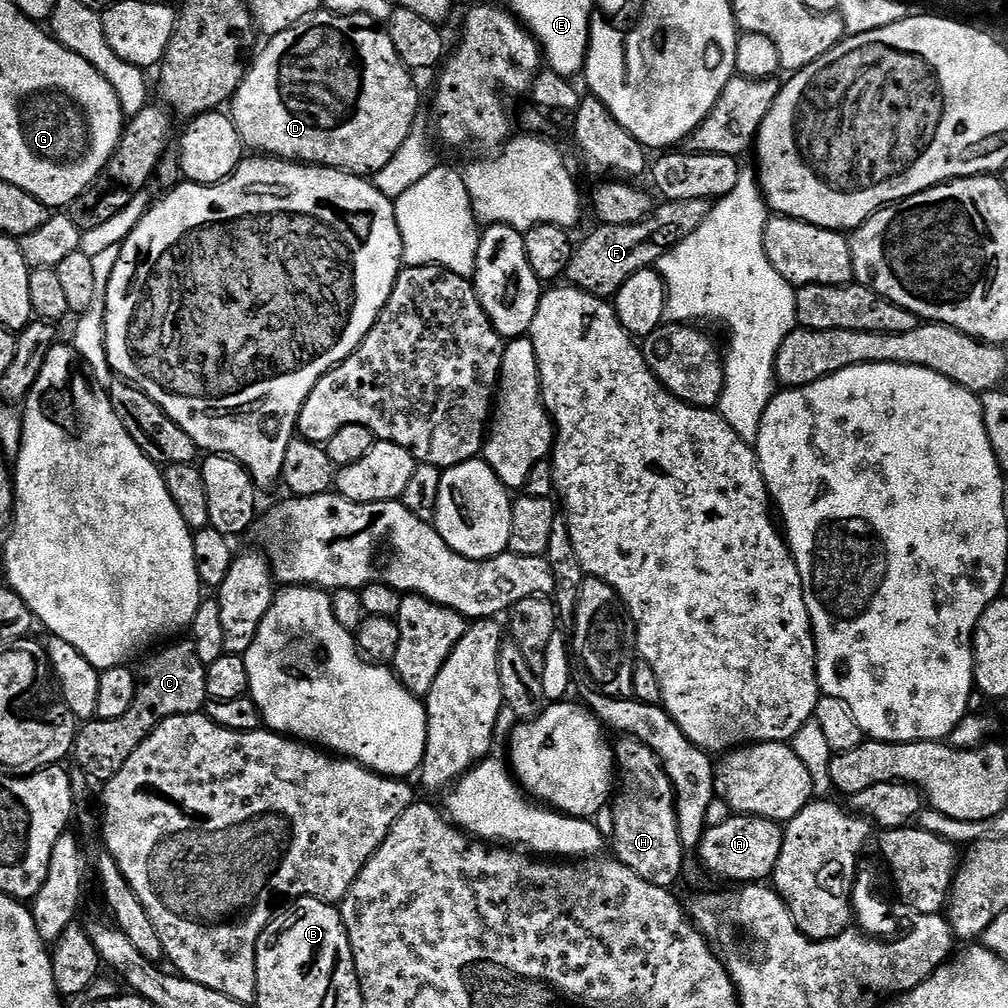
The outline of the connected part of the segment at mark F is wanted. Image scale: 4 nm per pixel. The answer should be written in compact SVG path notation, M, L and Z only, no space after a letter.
M690 198L664 202L661 205L661 208L659 205L652 215L634 226L596 226L581 244L579 241L575 245L566 273L567 283L595 296L615 297L616 291L622 286L622 282L626 282L626 278L630 278L630 274L659 265L660 259L675 244L694 234L694 230L698 230L698 226L708 217L713 201Z

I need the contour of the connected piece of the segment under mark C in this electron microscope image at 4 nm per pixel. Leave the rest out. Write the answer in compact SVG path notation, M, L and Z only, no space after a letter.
M172 642L164 646L169 648L161 647L156 650L161 652L153 651L147 657L149 660L141 668L135 669L134 702L130 702L130 710L126 710L122 718L113 720L93 718L77 727L76 738L72 741L71 755L74 760L76 756L75 767L93 781L112 780L114 774L118 774L118 770L126 766L130 754L134 754L134 750L138 750L140 743L166 718L205 711L209 701L206 684L207 667L202 662L202 658L198 658L198 650L194 650L192 643L176 643L180 642Z

